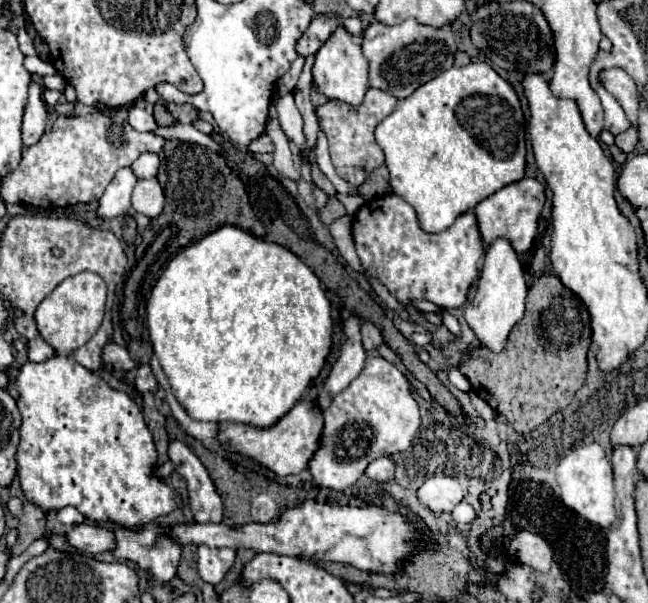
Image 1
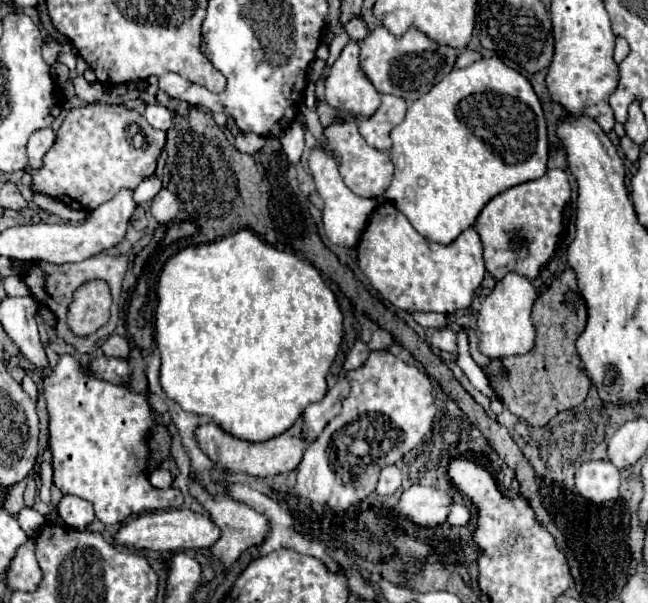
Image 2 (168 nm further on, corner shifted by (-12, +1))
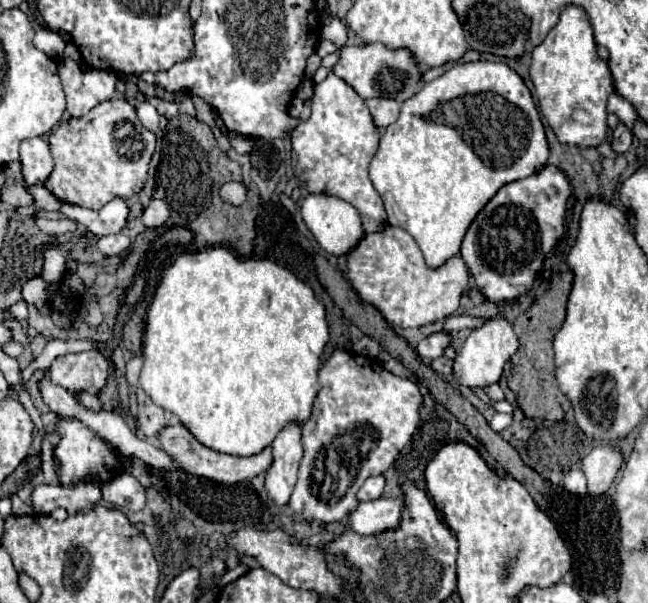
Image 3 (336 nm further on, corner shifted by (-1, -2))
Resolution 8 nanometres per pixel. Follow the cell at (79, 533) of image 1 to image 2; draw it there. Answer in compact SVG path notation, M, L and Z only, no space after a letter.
M186 508L178 510L160 510L142 514L128 524L124 524L116 534L114 542L128 550L158 550L158 552L176 552L176 550L198 550L210 548L222 536L220 528L204 514L196 514Z

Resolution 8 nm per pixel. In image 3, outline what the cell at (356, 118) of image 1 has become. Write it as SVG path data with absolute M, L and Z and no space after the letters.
M379 97L379 99L367 99L365 101L371 115L373 115L373 121L379 129L387 129L397 117L399 117L399 101L395 99L385 99L385 97Z

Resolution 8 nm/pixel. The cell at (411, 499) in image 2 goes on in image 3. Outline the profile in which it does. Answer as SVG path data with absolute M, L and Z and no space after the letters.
M375 499L357 503L349 513L349 527L361 535L395 529L401 523L401 499Z

